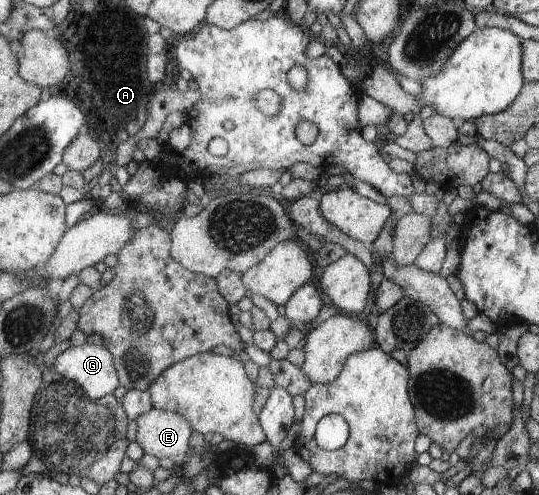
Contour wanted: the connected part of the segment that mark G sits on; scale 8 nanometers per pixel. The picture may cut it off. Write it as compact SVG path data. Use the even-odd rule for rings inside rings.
M85 342L61 352L52 365L55 372L82 386L87 397L95 401L113 394L117 385L122 385L113 367L113 357L105 346Z

